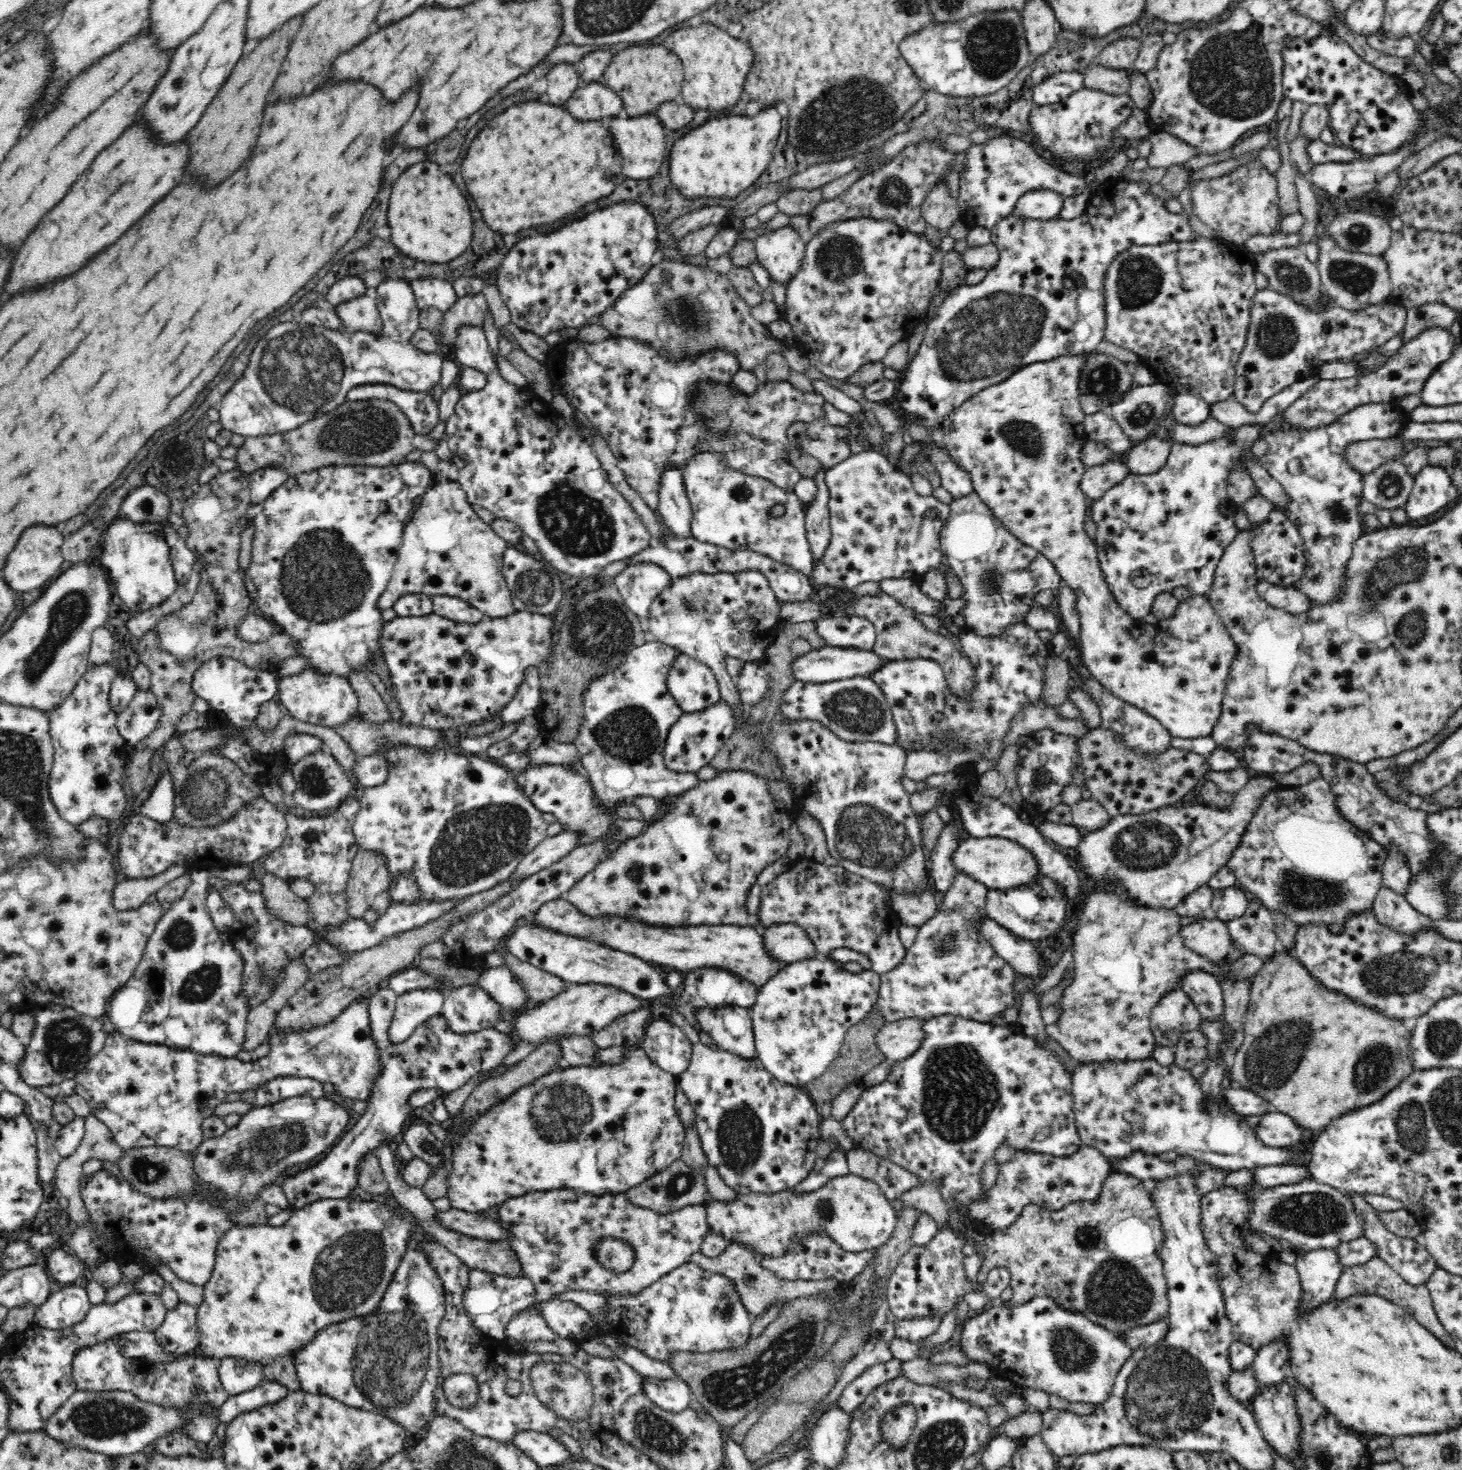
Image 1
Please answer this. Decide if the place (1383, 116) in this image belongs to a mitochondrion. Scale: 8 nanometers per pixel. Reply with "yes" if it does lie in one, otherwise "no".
no

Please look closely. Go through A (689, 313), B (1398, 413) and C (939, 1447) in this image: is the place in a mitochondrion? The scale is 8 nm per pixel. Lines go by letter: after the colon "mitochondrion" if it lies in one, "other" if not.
A: mitochondrion
B: other
C: mitochondrion

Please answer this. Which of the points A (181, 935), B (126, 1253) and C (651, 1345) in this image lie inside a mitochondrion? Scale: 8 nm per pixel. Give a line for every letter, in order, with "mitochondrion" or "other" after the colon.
A: mitochondrion
B: other
C: other

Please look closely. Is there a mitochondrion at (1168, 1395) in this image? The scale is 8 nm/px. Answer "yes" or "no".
yes

